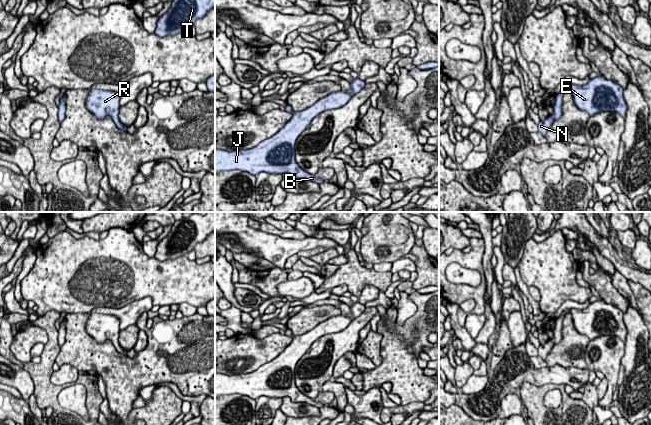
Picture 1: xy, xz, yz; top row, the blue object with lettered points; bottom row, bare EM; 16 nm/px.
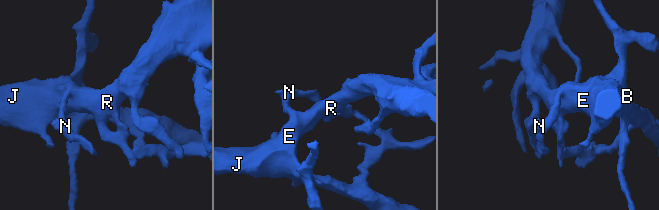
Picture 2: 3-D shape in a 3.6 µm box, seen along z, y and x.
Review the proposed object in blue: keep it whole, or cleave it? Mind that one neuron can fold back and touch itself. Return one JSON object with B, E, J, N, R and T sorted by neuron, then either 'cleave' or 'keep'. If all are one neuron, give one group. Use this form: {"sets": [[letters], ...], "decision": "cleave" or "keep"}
{"sets": [["B", "E", "J", "N", "R", "T"]], "decision": "keep"}

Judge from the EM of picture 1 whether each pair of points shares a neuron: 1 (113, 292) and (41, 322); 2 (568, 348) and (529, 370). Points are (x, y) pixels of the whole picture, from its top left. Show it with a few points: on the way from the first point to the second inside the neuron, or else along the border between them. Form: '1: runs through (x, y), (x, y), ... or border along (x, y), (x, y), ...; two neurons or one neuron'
1: border along (59, 312), (48, 310), (38, 316); two neurons
2: border along (572, 366), (562, 367), (553, 365), (548, 367); two neurons

